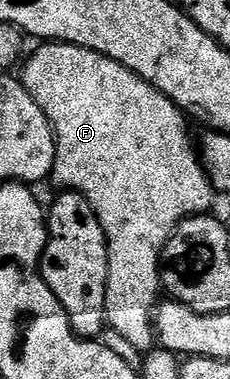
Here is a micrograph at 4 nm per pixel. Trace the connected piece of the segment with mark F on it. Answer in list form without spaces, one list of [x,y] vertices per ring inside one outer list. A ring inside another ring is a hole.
[[[43,43],[40,49],[26,58],[22,66],[21,80],[23,85],[33,95],[37,107],[45,111],[45,115],[51,124],[51,130],[55,133],[55,166],[51,172],[50,180],[56,181],[57,184],[63,185],[64,190],[74,191],[83,194],[87,202],[93,207],[101,227],[105,231],[107,240],[107,258],[109,259],[109,271],[107,272],[107,294],[105,303],[107,304],[107,323],[108,326],[128,345],[131,349],[136,349],[139,355],[146,355],[156,348],[157,338],[155,335],[155,322],[153,314],[157,302],[161,297],[161,282],[159,280],[159,257],[163,253],[165,243],[172,235],[176,225],[180,221],[186,221],[187,218],[196,215],[203,215],[208,212],[213,198],[211,181],[207,178],[207,172],[203,170],[203,163],[200,154],[191,146],[191,133],[187,130],[189,126],[188,118],[182,113],[172,101],[163,93],[158,93],[149,82],[141,79],[133,71],[129,71],[121,63],[109,59],[92,49],[86,49],[80,45],[65,45],[62,43]]]

